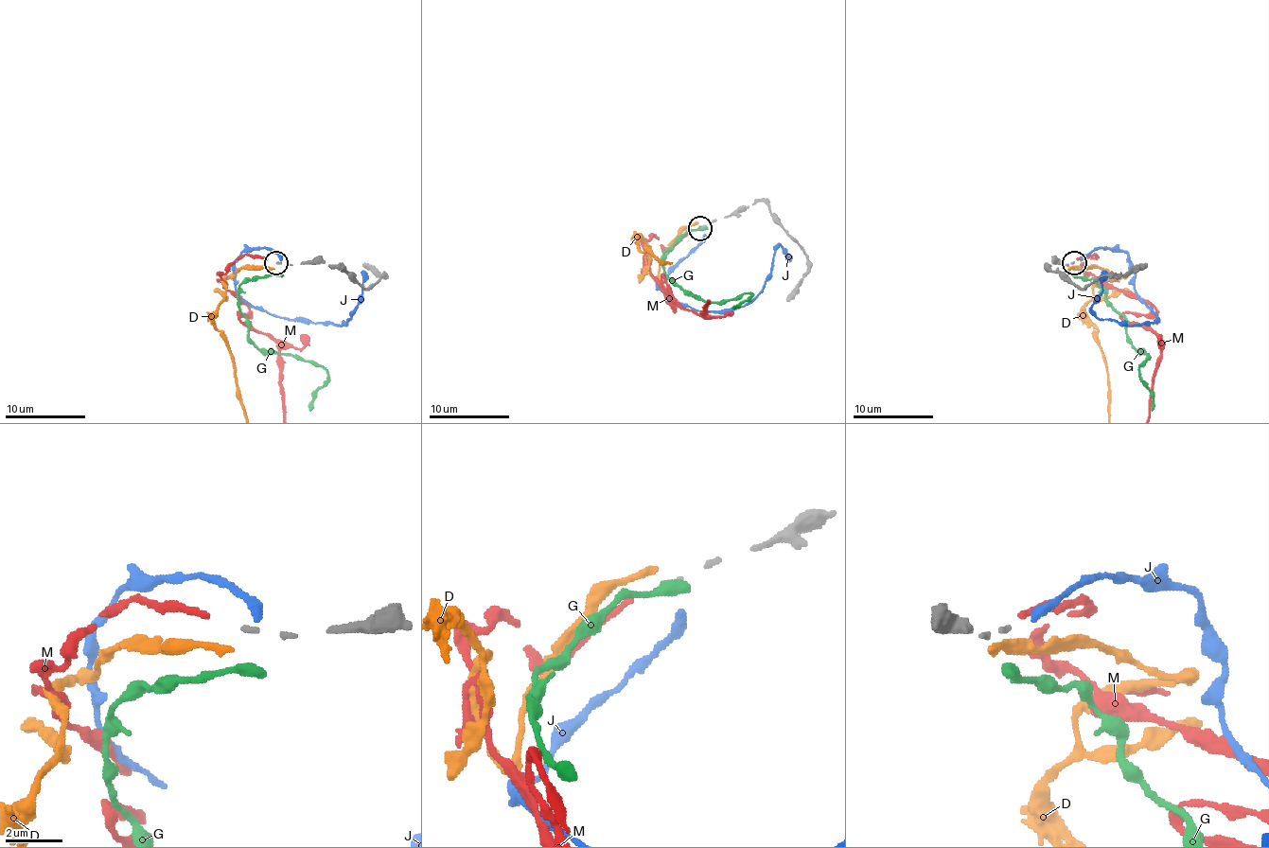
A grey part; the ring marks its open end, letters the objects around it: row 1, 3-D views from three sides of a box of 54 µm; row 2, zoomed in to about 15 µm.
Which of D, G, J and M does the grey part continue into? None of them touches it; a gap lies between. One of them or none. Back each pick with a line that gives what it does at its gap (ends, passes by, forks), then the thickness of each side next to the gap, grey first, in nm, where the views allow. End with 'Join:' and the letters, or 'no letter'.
M: It ends there. Thickness 160 nm (grey) against 200 nm
Join: M

